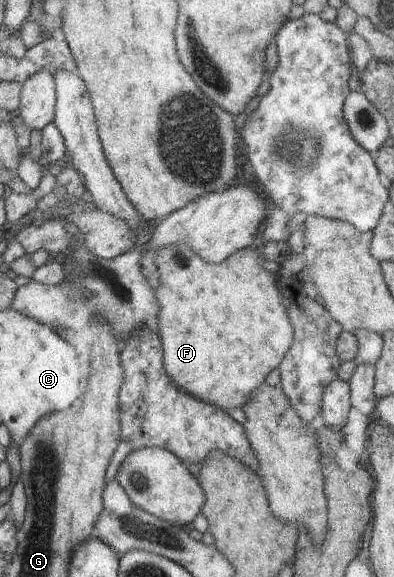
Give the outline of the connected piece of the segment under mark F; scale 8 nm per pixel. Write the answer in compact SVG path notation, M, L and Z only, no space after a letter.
M166 246L152 253L158 268L158 322L163 347L164 371L172 382L190 396L218 406L224 412L242 408L250 394L265 383L267 376L279 369L294 343L294 328L286 308L280 302L276 275L264 269L260 246L240 250L220 264L208 264L188 246Z

